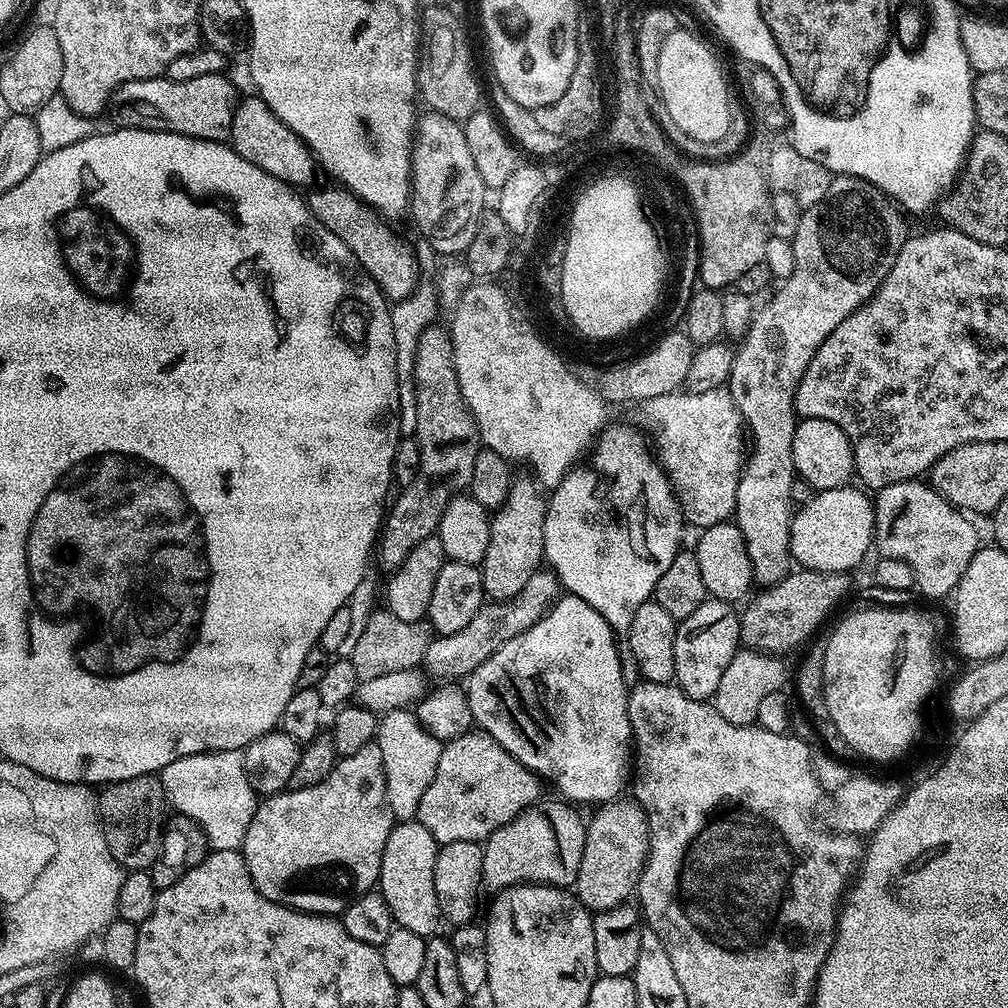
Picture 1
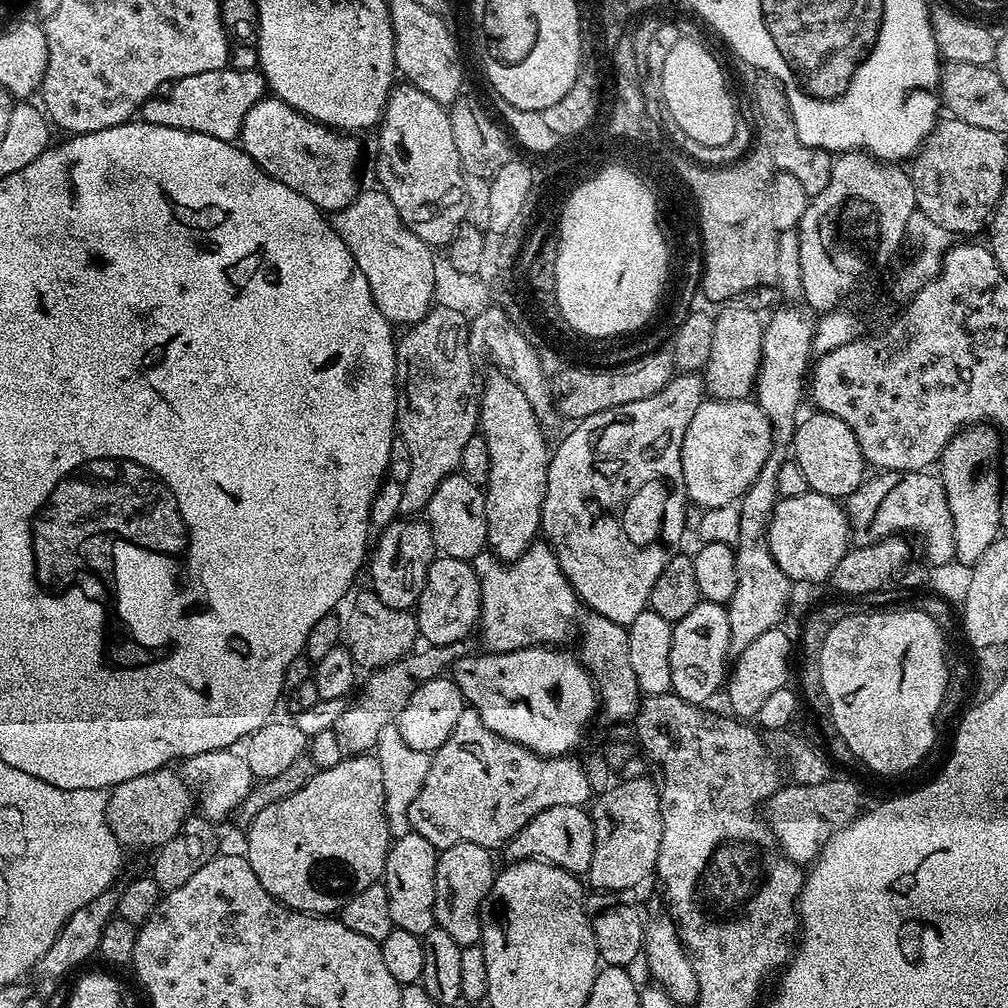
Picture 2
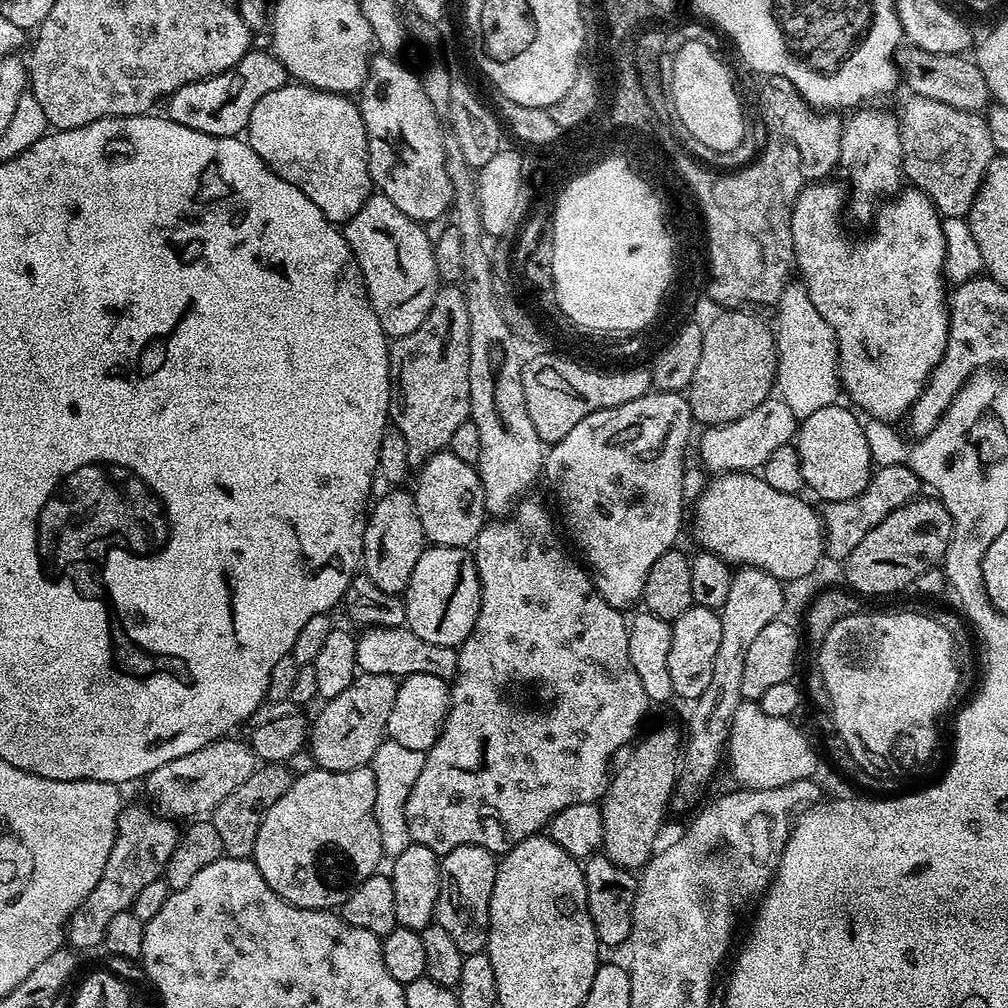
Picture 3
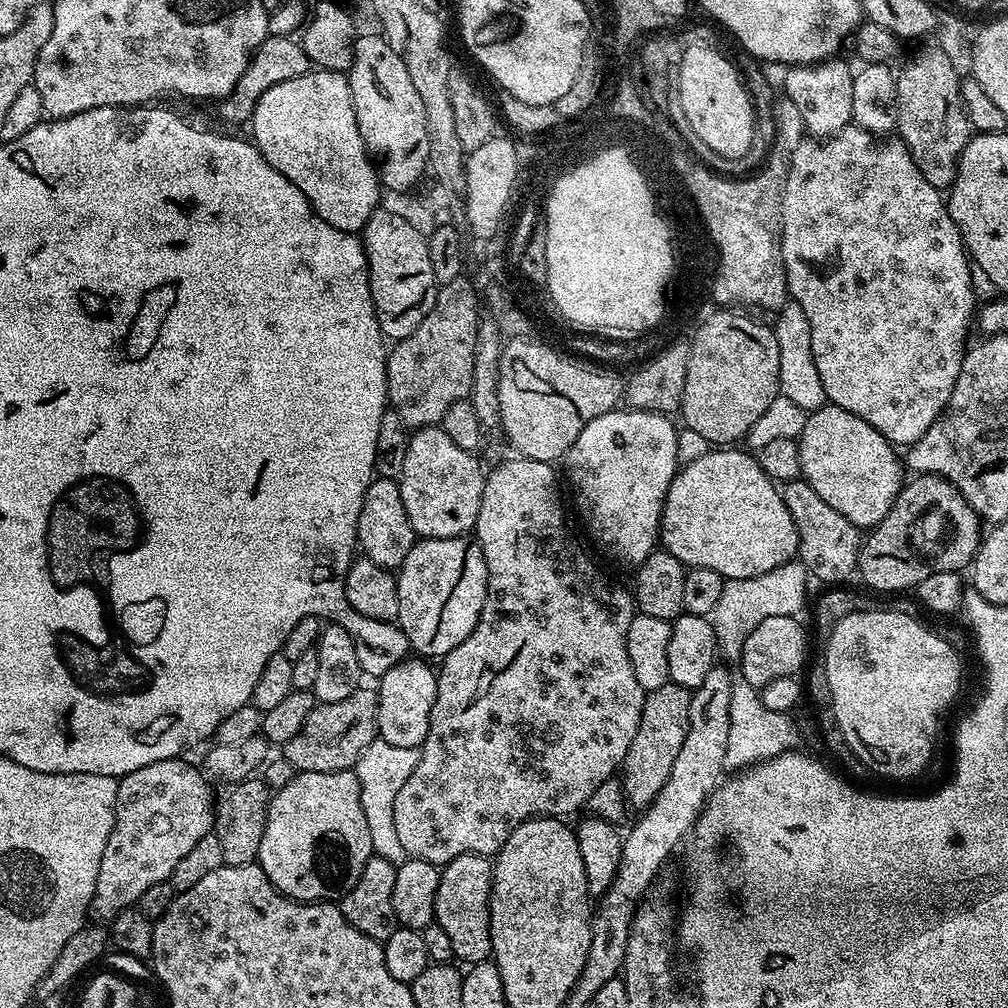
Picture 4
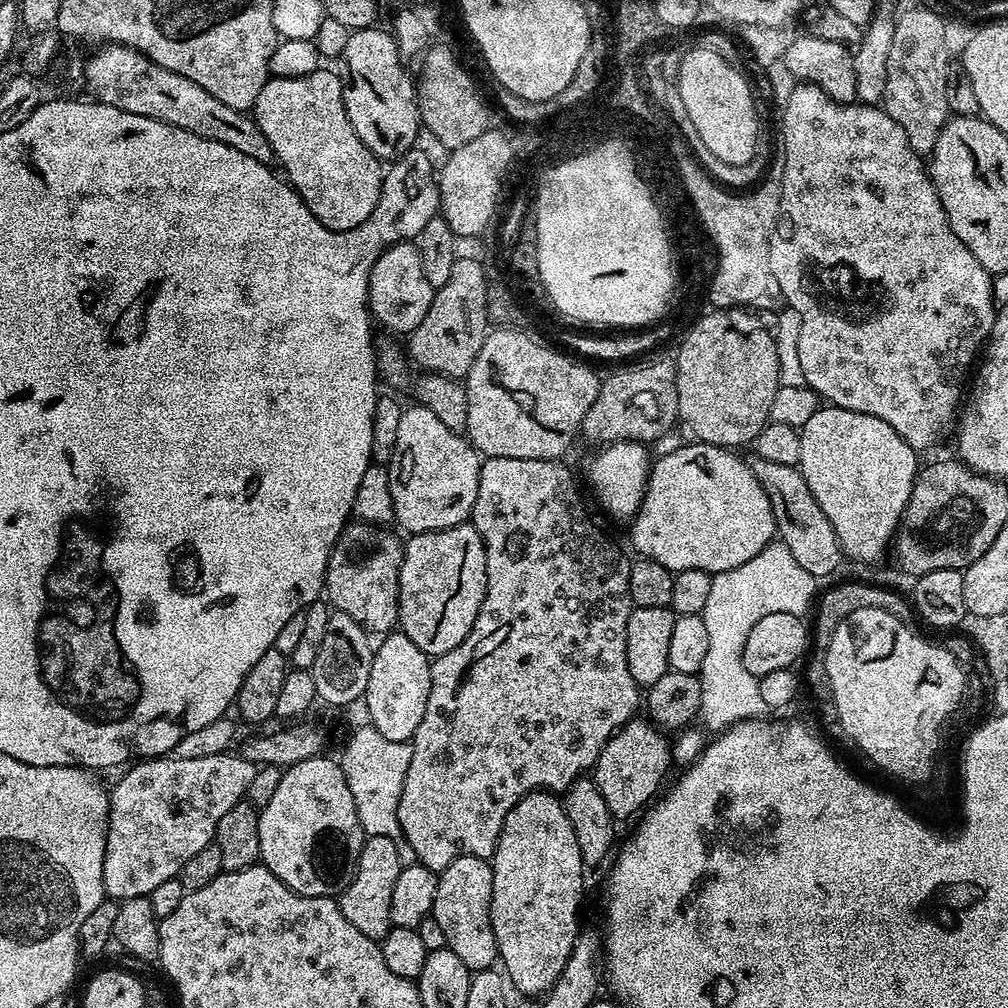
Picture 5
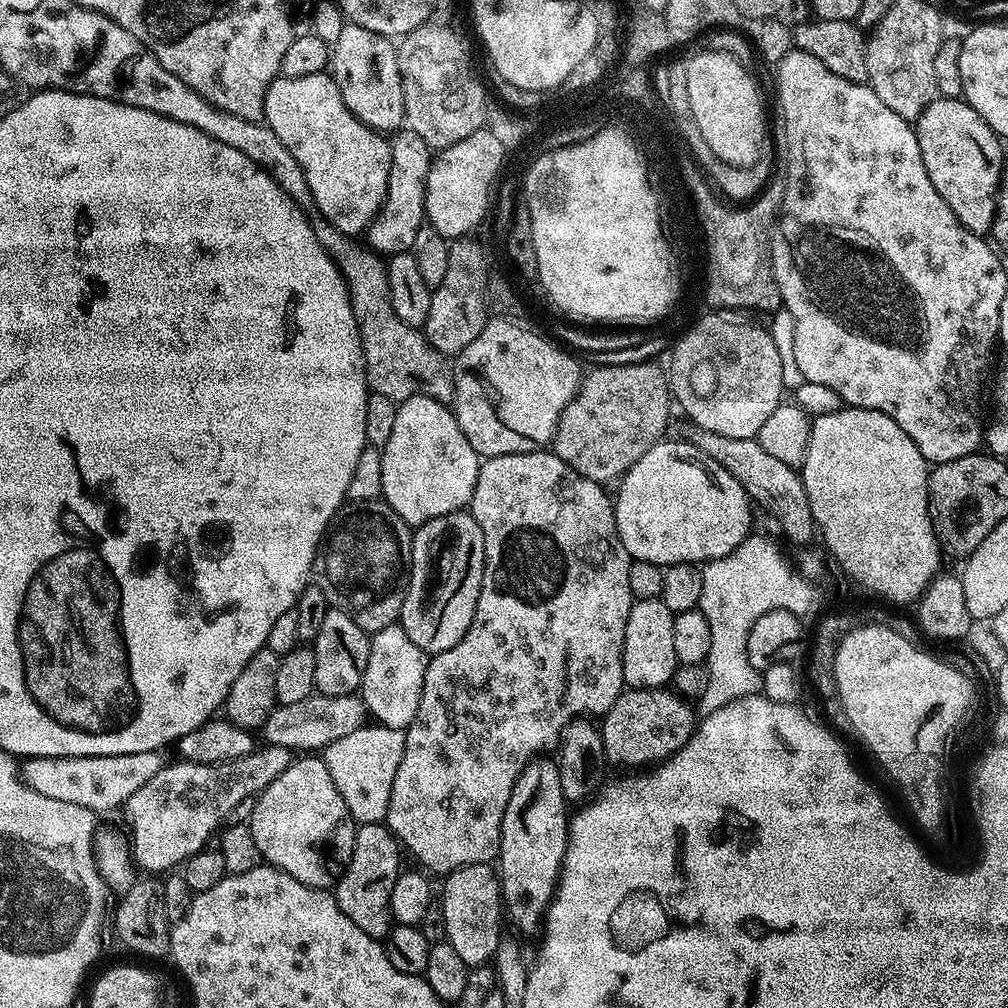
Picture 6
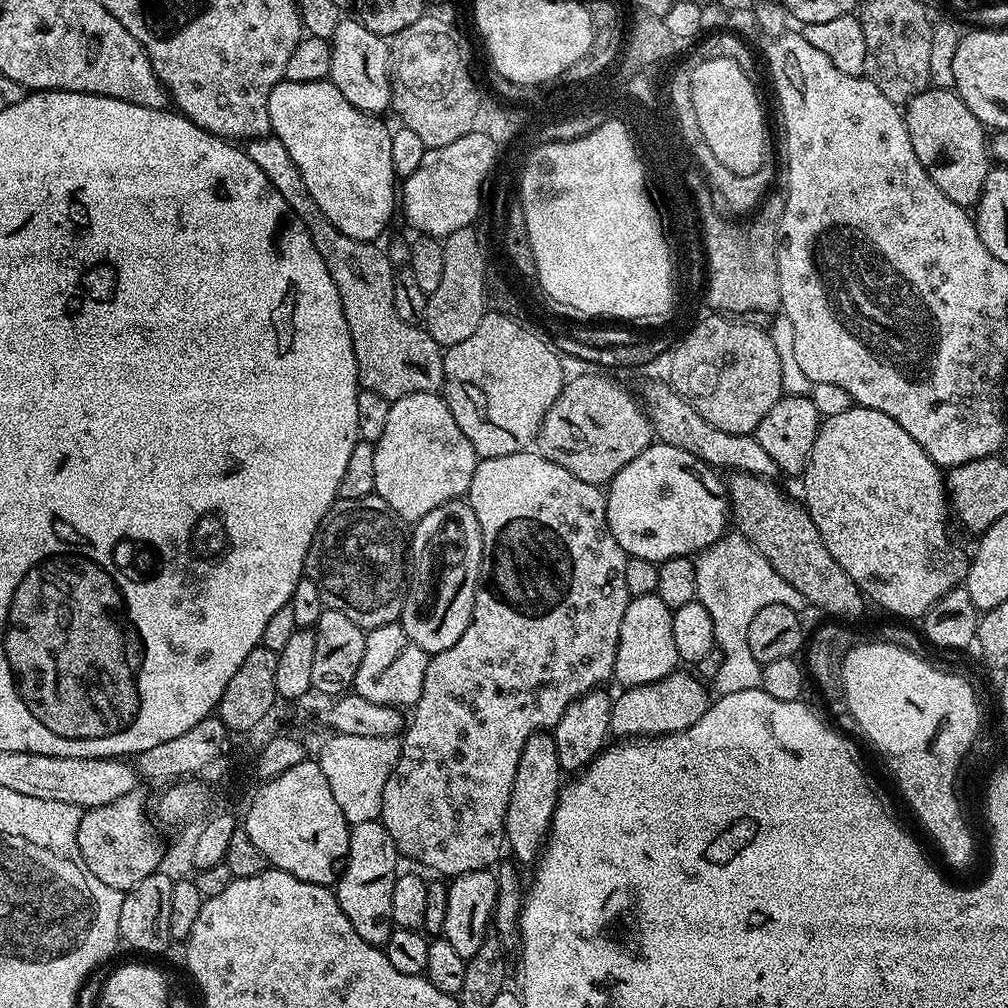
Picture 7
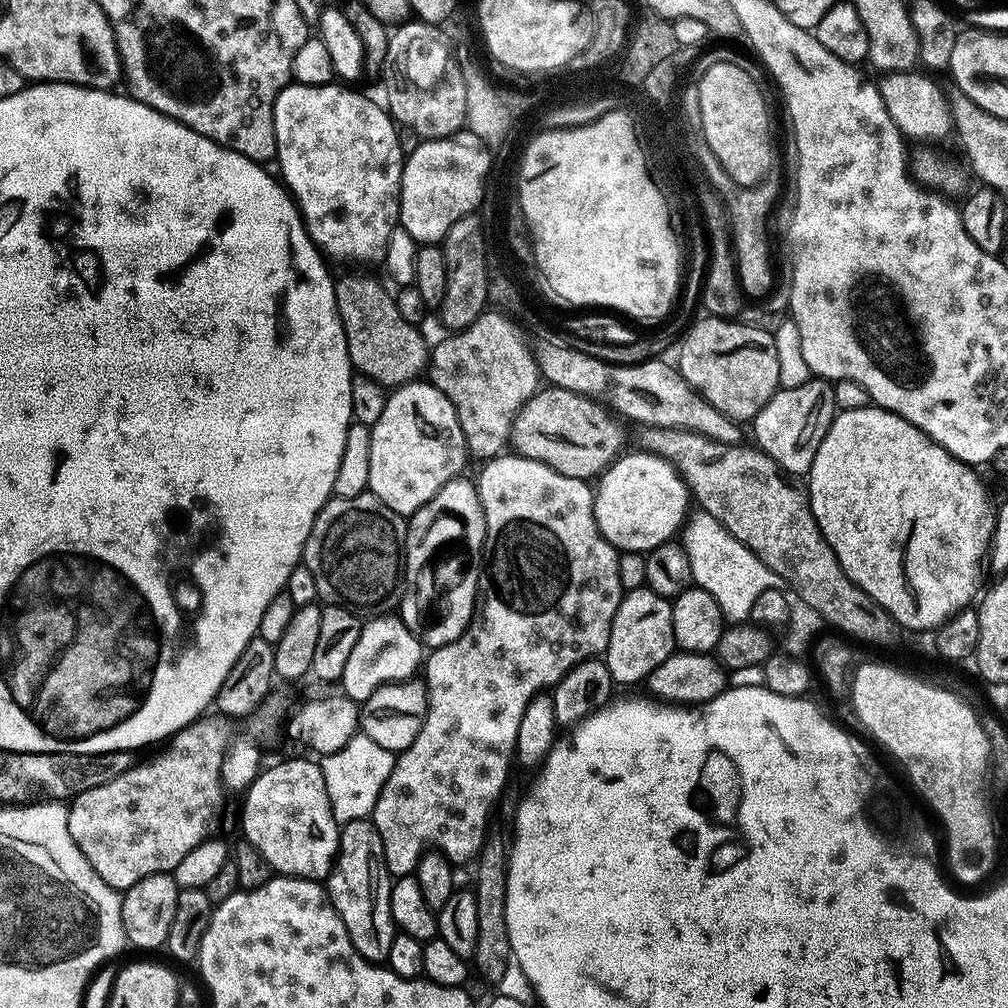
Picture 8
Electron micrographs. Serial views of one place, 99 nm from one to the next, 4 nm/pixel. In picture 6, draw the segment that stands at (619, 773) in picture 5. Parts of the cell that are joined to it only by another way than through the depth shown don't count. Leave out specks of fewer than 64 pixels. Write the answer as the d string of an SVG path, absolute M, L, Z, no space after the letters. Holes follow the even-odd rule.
M667 687L628 688L616 699L614 706L610 706L610 710L604 713L598 724L605 761L609 765L617 764L620 768L638 768L634 770L644 770L666 762L678 750L682 750L682 746L686 746L686 742L698 727L698 716L694 708L692 713L692 708L693 705L689 701L677 696Z

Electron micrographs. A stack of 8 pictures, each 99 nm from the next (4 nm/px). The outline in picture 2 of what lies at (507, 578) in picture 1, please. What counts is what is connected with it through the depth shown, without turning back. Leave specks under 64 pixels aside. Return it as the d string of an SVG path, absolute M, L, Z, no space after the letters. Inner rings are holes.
M496 370L488 377L483 377L482 387L478 392L480 406L480 419L478 432L486 438L486 450L490 450L490 474L488 483L483 485L484 501L486 502L486 526L488 527L488 543L493 556L502 561L517 560L522 553L537 539L541 531L540 519L542 518L542 506L548 491L548 464L552 460L550 444L540 429L541 417L536 415L530 406L526 394L512 381L507 371Z

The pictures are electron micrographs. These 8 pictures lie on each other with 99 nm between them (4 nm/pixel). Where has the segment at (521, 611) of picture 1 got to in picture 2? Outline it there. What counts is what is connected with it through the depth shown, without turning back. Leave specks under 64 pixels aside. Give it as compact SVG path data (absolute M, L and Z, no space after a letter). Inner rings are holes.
M461 642L458 644L442 644L439 646L425 647L425 652L421 650L413 651L411 654L404 657L402 660L396 660L392 664L387 664L384 668L375 669L371 673L372 676L359 689L358 695L347 705L345 713L338 719L335 724L334 731L337 740L340 743L340 748L344 754L368 754L375 749L378 742L378 734L382 734L382 726L393 723L399 717L401 710L406 706L406 702L410 702L410 694L414 694L417 683L421 680L432 680L435 676L441 675L445 670L451 669L452 663L457 656L469 655L470 648L467 643Z

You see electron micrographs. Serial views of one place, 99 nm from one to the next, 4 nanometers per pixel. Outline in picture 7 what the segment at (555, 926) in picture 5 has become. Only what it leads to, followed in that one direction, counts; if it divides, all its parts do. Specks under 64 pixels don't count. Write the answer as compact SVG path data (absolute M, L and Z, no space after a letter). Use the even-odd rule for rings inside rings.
M548 730L535 732L526 742L526 746L522 746L522 758L518 758L518 770L514 774L514 786L504 819L507 847L509 849L512 847L511 855L521 865L528 863L531 865L541 855L548 839L548 830L552 827L556 799L560 796L562 787L560 776L562 777L562 769L555 735Z

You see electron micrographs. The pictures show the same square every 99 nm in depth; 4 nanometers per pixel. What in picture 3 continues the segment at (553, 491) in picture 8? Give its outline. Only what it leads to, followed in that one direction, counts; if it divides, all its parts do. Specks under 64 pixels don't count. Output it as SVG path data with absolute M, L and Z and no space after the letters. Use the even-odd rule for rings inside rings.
M524 498L517 503L507 518L492 518L485 523L483 530L476 535L474 555L476 569L480 575L480 609L474 622L474 631L464 639L458 648L458 666L450 684L450 707L440 736L432 749L424 757L422 774L418 774L418 782L414 782L414 790L410 790L410 798L406 798L406 826L410 826L410 834L414 844L421 844L437 854L454 850L458 846L477 844L494 854L509 852L518 842L537 835L540 828L547 825L566 806L575 804L595 804L604 798L608 790L610 771L608 763L612 755L623 744L631 745L641 731L640 723L644 720L644 711L650 708L646 690L642 690L642 681L634 670L634 662L630 662L630 642L628 641L628 620L619 608L610 606L606 598L596 589L596 581L589 569L579 559L575 560L564 549L560 536L556 533L556 524L544 504L533 498ZM515 680L525 680L528 684L537 684L552 699L549 708L524 708L519 712L508 705L504 697L504 687Z

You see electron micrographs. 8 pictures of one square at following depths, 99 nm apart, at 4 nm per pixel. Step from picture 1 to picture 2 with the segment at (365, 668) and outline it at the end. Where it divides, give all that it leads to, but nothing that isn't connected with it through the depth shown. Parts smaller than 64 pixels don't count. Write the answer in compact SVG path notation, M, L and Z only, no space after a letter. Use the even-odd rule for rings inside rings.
M371 590L356 591L348 591L336 603L334 614L340 623L343 643L354 658L357 669L375 670L404 659L417 647L416 640L420 636L415 615L411 611L403 612L394 610L394 606L386 606L386 602Z

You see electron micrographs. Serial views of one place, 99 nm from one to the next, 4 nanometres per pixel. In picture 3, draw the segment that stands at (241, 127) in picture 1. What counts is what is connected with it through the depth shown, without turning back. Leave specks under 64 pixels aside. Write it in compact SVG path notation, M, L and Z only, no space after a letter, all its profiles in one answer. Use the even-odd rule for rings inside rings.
M299 82L284 84L266 94L266 98L261 98L258 106L254 106L254 114L250 114L246 129L246 139L258 158L262 158L262 162L266 162L279 176L286 178L286 182L298 186L298 190L302 190L302 194L306 194L306 198L310 198L310 202L322 210L333 226L343 226L350 218L354 218L373 191L372 175L368 169L366 126L362 122L357 101L347 95L323 92Z

